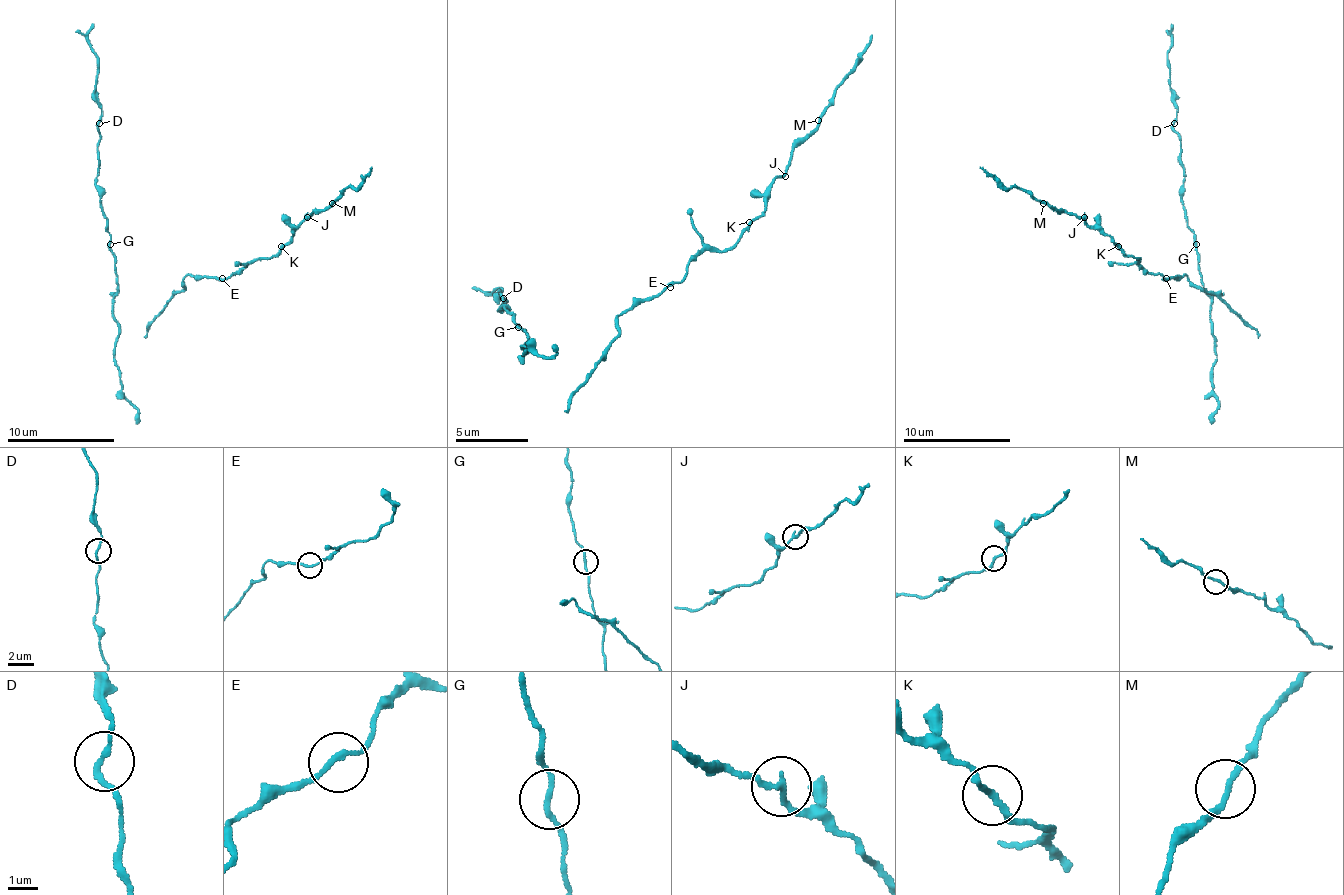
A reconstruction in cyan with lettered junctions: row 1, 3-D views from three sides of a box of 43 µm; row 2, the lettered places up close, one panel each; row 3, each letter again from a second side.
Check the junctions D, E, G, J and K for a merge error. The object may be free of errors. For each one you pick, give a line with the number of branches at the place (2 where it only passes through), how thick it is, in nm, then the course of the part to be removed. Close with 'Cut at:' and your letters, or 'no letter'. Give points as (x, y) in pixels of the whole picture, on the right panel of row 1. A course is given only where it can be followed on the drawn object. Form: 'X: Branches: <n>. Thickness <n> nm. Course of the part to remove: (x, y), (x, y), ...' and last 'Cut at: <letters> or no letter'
Cut at: no letter

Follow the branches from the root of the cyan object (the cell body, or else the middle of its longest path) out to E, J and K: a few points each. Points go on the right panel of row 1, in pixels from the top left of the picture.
E: (1233, 313), (1214, 294), (1196, 286), (1185, 276), (1166, 278)
J: (1233, 313), (1214, 294), (1196, 286), (1185, 276), (1164, 278), (1150, 273), (1140, 260), (1129, 257), (1083, 217)
K: (1233, 313), (1214, 294), (1196, 286), (1185, 276), (1164, 278), (1150, 273), (1140, 260), (1129, 257), (1118, 246)

